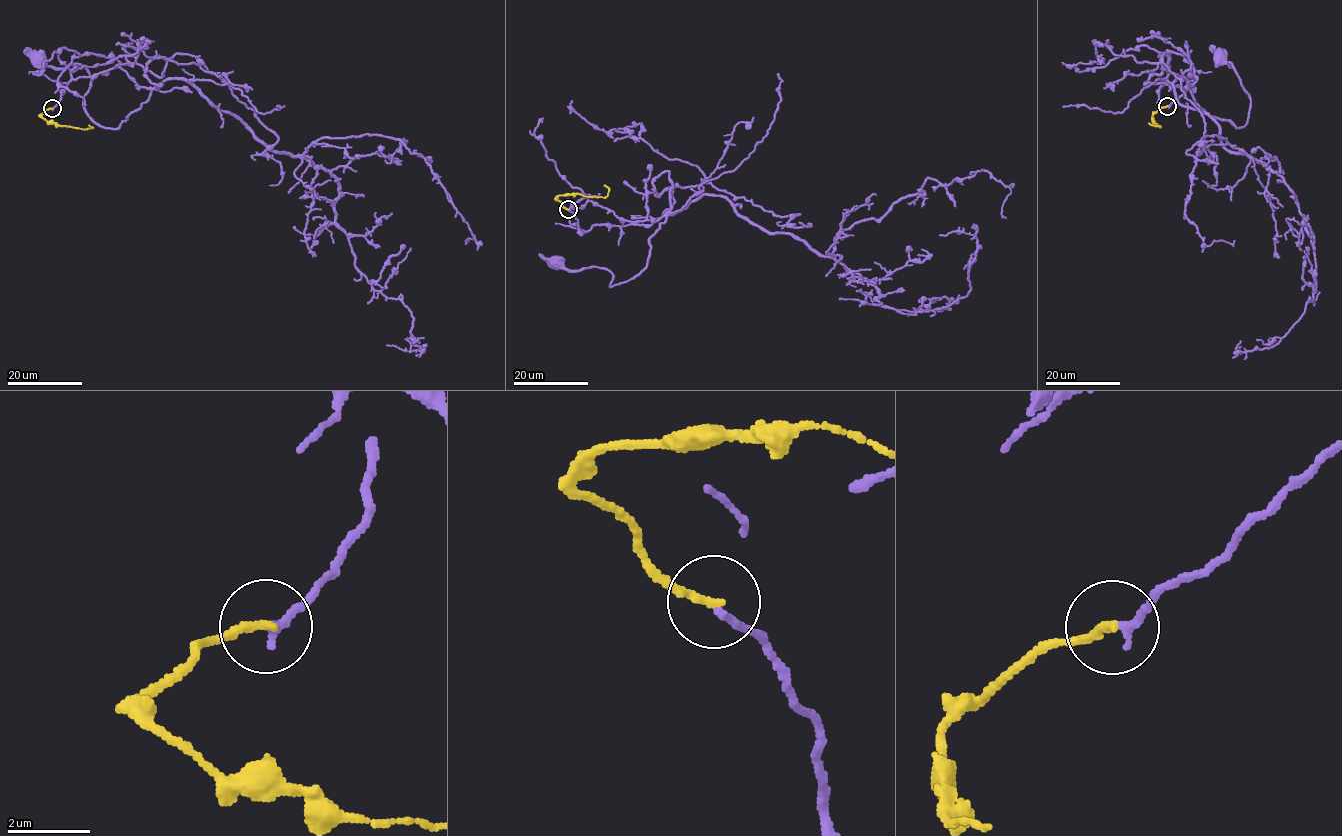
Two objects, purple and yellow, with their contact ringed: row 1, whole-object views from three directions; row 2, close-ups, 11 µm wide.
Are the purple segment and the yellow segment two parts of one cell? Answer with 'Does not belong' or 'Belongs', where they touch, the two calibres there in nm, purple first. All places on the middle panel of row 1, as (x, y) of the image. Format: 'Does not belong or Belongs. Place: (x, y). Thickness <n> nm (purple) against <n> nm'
Belongs. Place: (568, 209). Thickness 200 nm (purple) against 200 nm

